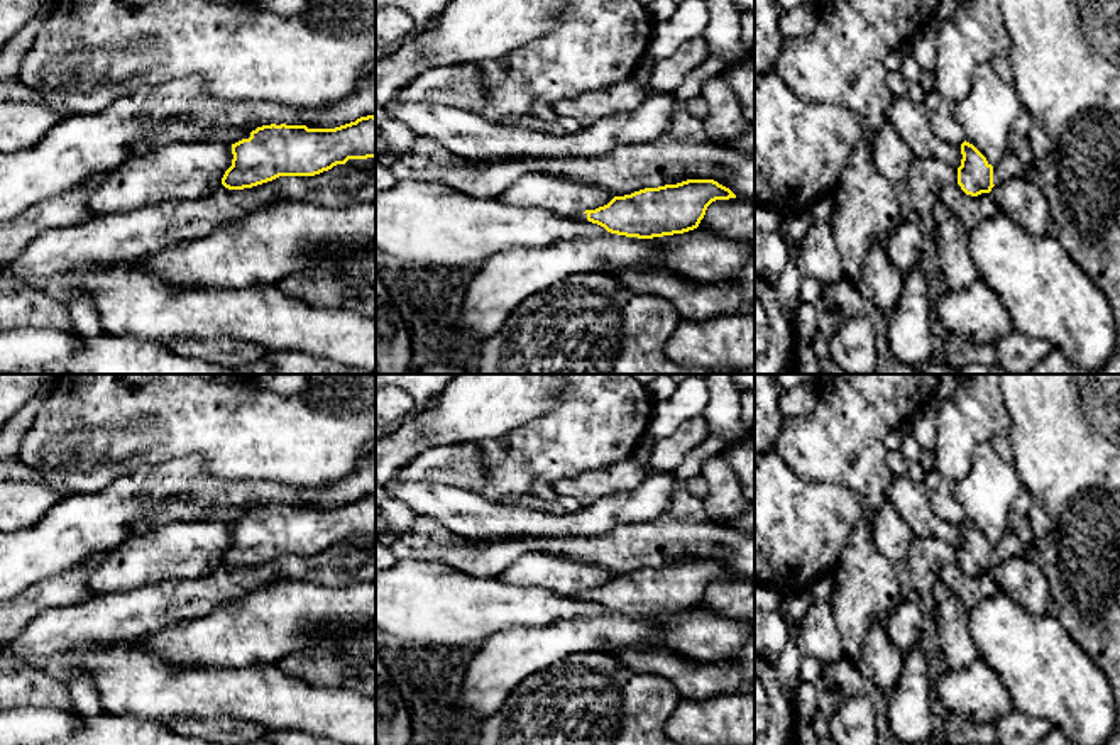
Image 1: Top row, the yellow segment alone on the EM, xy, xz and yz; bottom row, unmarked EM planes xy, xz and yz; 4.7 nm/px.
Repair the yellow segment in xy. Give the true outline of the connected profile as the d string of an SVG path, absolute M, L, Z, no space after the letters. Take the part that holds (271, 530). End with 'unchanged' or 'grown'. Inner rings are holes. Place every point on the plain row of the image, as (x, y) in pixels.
M360 496L335 508L262 505L232 523L232 545L222 564L252 567L279 555L315 555L349 538L376 537L376 496Z; unchanged

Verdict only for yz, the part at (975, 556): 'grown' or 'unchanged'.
grown

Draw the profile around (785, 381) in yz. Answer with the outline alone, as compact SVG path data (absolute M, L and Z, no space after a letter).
M775 374L775 378L782 389L790 389L804 383L812 383L815 374Z

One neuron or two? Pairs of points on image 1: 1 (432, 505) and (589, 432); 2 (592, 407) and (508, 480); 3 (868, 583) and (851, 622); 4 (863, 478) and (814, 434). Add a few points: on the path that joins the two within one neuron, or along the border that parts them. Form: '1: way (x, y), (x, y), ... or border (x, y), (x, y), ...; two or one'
1: border (427, 481), (461, 486), (503, 503); two
2: way (570, 429), (552, 447), (538, 449), (528, 458); one
3: way (865, 593), (853, 612); one
4: way (848, 471), (840, 469), (819, 449); one

